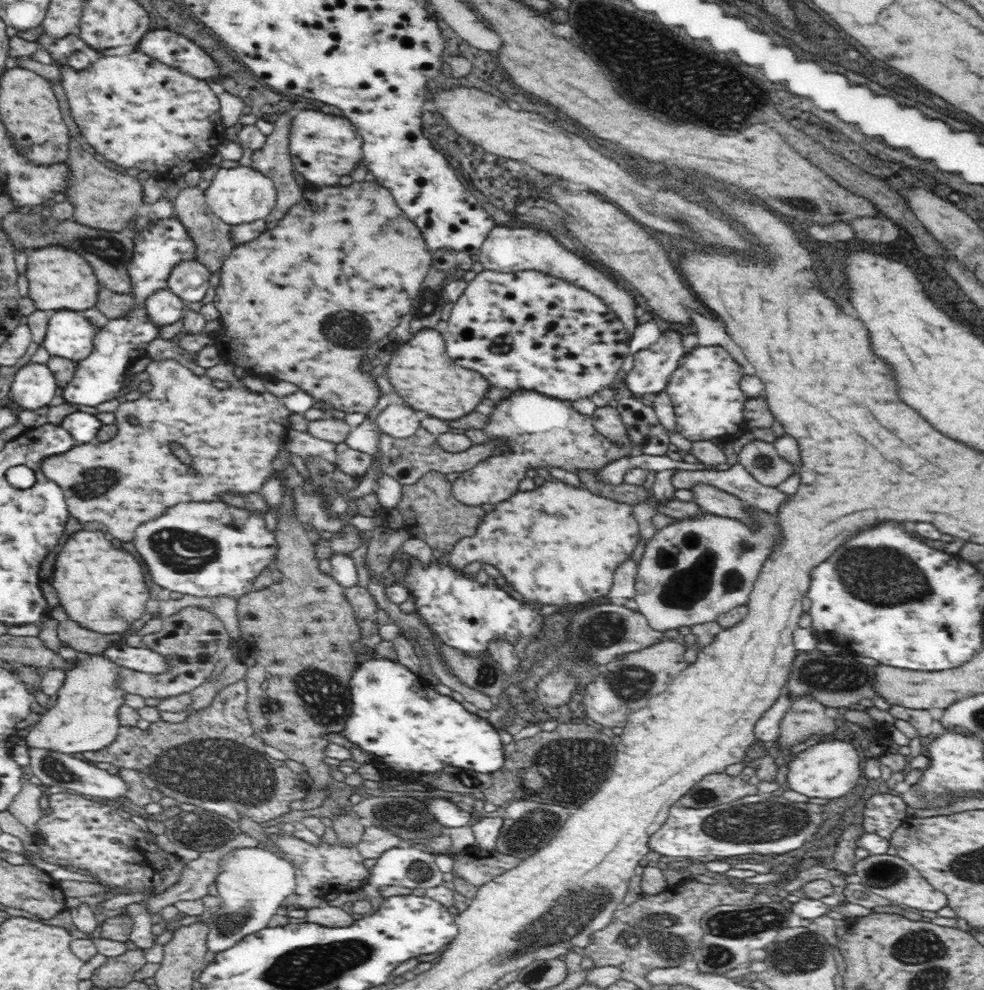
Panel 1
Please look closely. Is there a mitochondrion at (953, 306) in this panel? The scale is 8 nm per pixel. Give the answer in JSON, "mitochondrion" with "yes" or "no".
{"mitochondrion":"no"}

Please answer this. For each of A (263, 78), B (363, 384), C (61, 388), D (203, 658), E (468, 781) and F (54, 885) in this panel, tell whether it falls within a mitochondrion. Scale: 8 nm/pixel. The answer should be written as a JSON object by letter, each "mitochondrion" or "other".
{"A":"other","B":"other","C":"other","D":"other","E":"mitochondrion","F":"other"}

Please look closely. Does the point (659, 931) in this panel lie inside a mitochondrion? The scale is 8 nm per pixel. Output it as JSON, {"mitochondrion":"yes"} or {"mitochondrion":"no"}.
{"mitochondrion":"yes"}

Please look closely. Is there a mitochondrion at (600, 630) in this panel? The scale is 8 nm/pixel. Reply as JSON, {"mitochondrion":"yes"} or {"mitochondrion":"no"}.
{"mitochondrion":"yes"}

